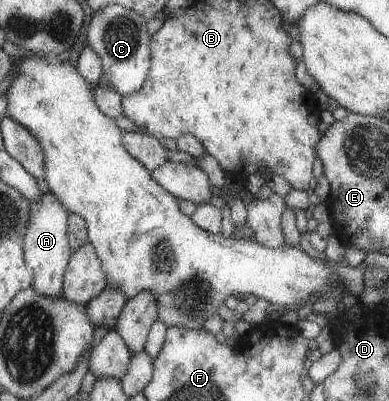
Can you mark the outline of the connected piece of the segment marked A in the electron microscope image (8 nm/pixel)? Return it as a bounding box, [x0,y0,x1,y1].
[25,192,74,297]

